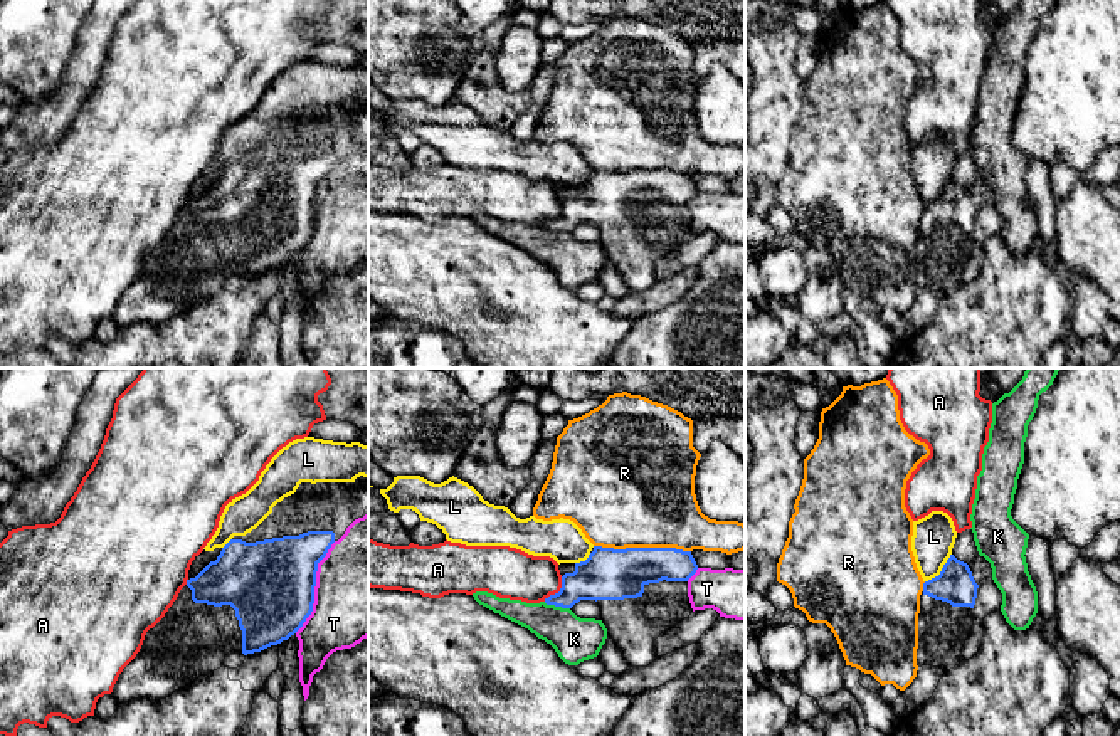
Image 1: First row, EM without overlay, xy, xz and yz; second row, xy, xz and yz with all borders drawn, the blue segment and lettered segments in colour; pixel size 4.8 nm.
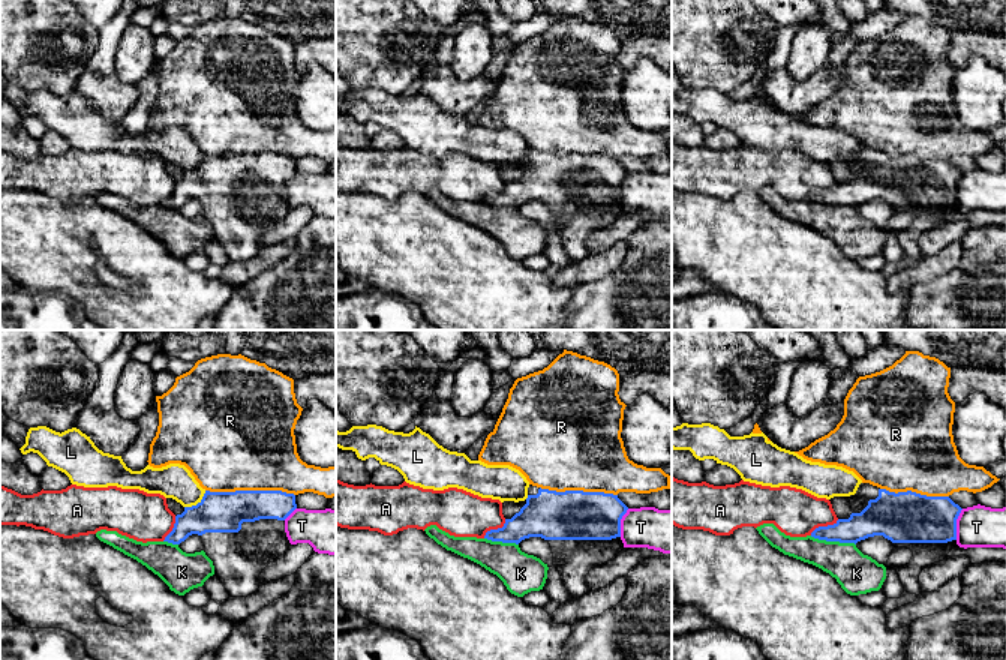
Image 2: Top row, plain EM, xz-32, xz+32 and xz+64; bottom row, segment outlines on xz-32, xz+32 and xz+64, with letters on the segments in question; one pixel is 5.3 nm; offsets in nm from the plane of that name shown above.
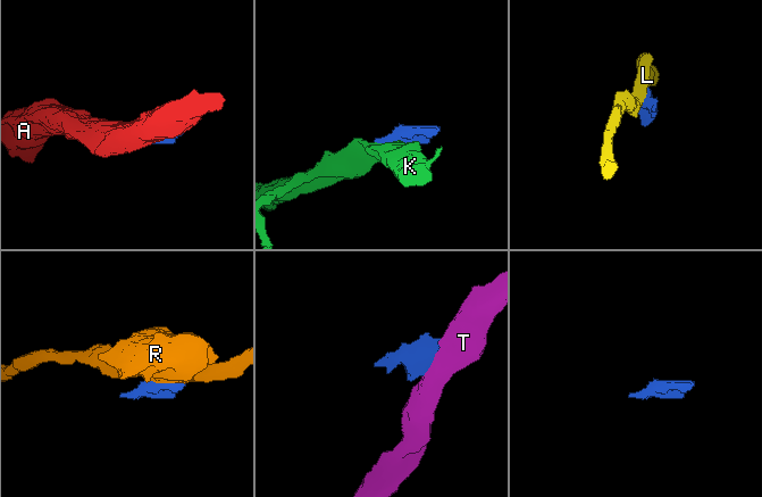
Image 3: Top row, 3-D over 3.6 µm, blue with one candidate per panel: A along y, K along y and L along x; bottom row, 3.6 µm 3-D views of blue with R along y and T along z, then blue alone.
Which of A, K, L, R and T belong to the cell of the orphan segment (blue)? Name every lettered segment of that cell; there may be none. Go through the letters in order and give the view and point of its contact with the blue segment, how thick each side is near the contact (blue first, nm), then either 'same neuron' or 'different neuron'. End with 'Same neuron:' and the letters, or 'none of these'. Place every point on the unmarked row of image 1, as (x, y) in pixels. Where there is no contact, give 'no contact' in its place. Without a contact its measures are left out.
A: xz (559, 215) | 240/240 nm | different neuron
K: xz (557, 229) | 220/220 nm | different neuron
L: yz (942, 194) | 190/200 nm | different neuron
R: xz (643, 172) | 240/500 nm | different neuron
T: xy (315, 209) | 420/500 nm | different neuron
Same neuron: none of these

